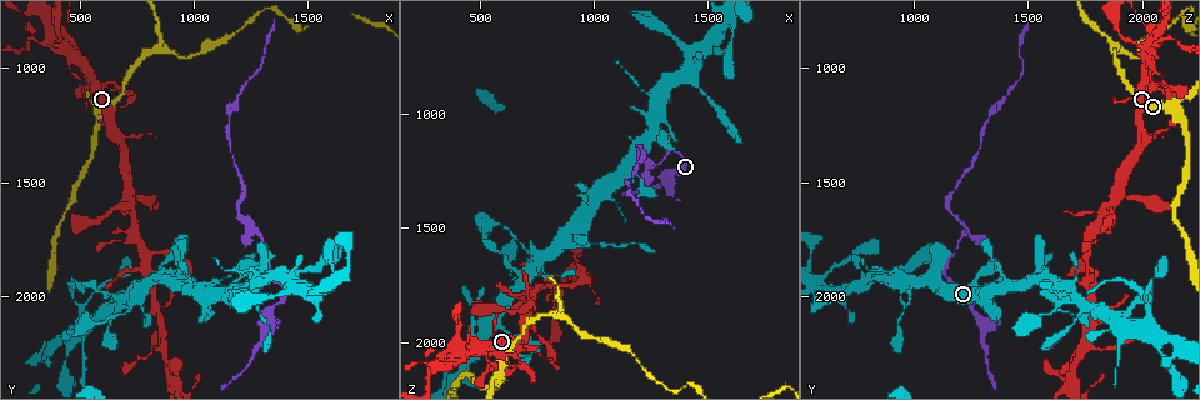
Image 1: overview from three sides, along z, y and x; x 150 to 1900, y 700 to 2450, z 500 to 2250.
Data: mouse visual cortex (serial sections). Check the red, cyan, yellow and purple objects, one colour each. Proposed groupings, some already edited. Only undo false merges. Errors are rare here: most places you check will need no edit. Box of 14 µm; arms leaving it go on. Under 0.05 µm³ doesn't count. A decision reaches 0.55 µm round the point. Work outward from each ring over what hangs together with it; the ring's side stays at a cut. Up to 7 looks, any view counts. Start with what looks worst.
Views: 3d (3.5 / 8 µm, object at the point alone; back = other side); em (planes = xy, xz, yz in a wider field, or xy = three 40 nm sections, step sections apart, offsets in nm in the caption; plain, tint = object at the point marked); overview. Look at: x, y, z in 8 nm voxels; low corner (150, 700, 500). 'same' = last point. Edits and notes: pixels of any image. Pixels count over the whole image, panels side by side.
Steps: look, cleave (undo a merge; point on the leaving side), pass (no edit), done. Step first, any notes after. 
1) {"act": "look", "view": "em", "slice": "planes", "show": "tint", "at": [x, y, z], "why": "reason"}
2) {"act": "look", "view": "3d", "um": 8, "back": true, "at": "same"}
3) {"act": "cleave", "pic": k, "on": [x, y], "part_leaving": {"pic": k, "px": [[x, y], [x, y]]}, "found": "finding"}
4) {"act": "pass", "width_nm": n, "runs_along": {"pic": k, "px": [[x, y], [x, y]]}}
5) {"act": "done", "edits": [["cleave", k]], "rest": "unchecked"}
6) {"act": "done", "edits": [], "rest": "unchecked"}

{"act": "look", "view": "3d", "um": 3.5, "at": [1270, 1730, 1220], "why": "abrupt turn"}

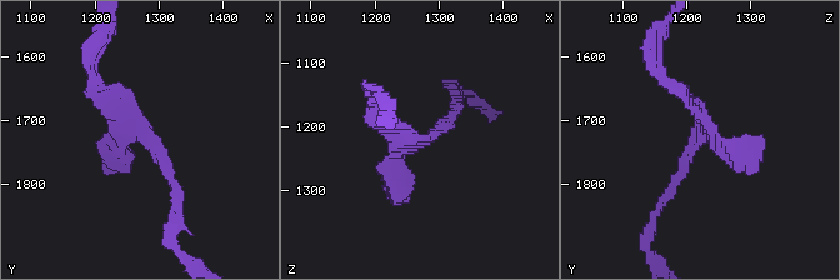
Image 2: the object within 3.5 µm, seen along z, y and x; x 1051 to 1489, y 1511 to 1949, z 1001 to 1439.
{"act": "look", "view": "em", "slice": "xy", "step": 2, "show": "tint", "at": [1275, 1725, 1220]}

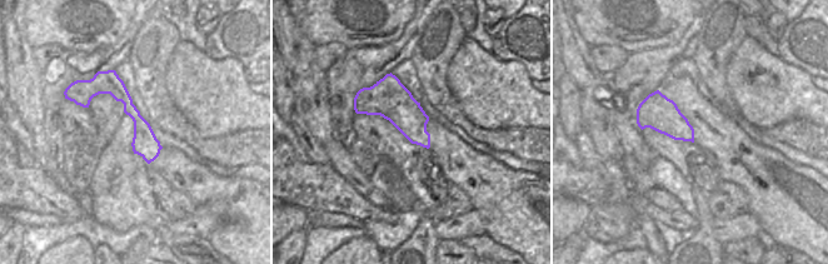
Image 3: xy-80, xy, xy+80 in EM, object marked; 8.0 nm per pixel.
{"act": "look", "view": "em", "slice": "xy", "step": 5, "show": "tint", "at": "same", "why": "cut it another way"}

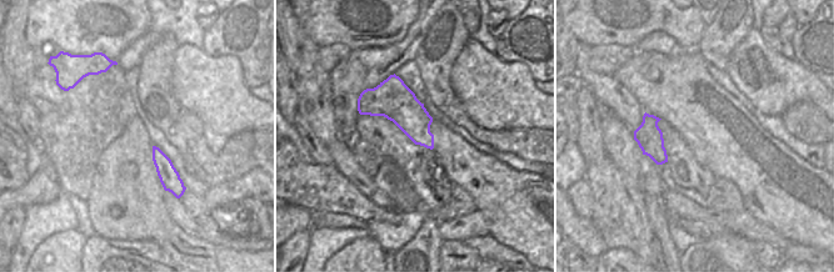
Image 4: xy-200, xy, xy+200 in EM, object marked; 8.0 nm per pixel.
{"act": "pass", "width_nm": 280, "runs_along": {"pic": 2, "px": [[178, 196], [150, 139], [96, 85]]}, "found": "all the same cell"}

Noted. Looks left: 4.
{"act": "look", "view": "3d", "um": 8, "at": [910, 1880, 1580], "why": "abrupt turn"}

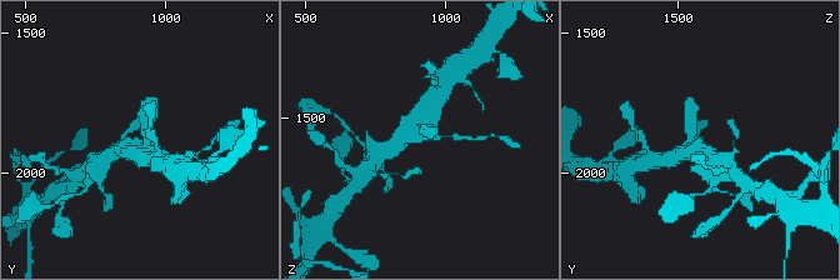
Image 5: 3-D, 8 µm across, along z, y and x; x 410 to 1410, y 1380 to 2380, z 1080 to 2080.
{"act": "look", "view": "em", "slice": "xy", "step": 5, "show": "tint", "at": [910, 1890, 1580], "arm_widths_nm": [150, 450]}

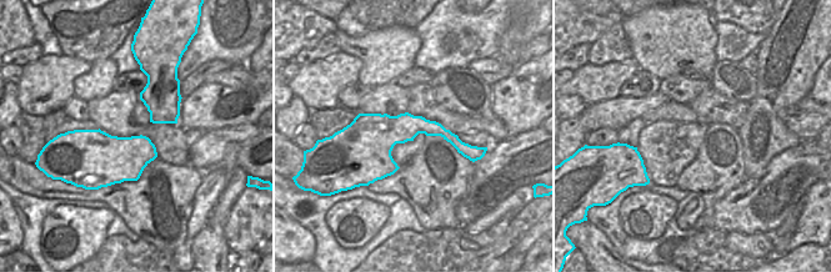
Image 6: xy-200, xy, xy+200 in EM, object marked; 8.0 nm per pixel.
{"act": "pass", "width_nm": 280, "runs_along": {"pic": 6, "px": [[349, 144], [431, 127], [476, 152]]}, "found": "all the same cell"}

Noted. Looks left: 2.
{"act": "look", "view": "3d", "um": 3.5, "at": [320, 880, 2070], "why": "sudden change in width"}

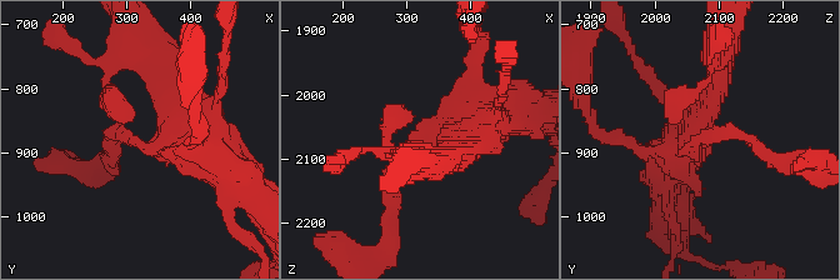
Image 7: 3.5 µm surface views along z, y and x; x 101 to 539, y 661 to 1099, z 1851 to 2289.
{"act": "look", "view": "em", "slice": "xy", "step": 1, "show": "tint", "at": [315, 885, 2065], "arm_widths_nm": [150, 500], "why": "shape alone is not enough"}

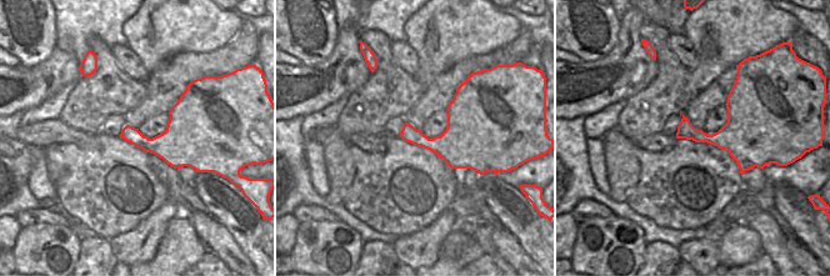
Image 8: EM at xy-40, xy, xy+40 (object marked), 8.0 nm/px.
{"act": "pass", "runs_along": {"pic": 7, "px": [[493, 115], [409, 144], [394, 205]]}, "found": "continuous, no second cell"}

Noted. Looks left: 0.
{"act": "done", "edits": [], "rest": "unchecked"}

